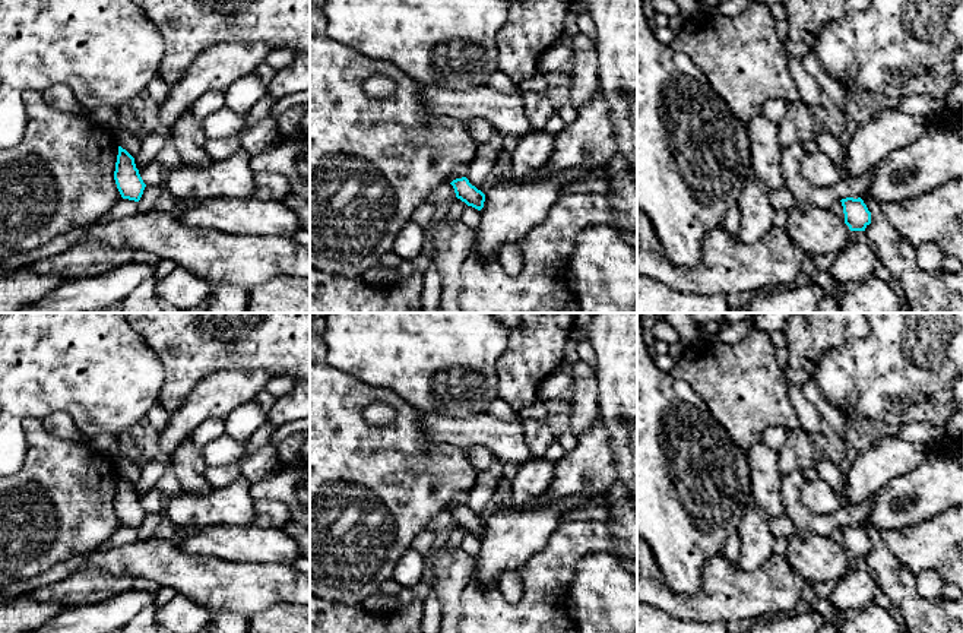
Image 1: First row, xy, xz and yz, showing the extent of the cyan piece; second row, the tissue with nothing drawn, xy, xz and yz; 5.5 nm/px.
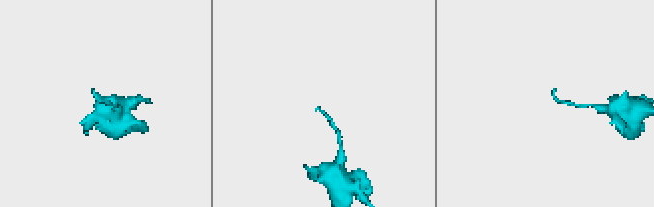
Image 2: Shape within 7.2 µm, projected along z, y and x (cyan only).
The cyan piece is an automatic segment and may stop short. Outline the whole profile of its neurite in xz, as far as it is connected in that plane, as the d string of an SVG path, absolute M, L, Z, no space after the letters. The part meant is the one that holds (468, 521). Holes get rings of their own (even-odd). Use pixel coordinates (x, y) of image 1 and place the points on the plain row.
M466 504L456 506L450 510L454 516L456 525L478 538L484 535L485 522L469 510Z

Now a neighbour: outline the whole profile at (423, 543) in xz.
M425 529L416 535L416 538L412 541L411 548L414 548L415 551L418 551L425 557L430 557L434 537L435 537L435 532Z

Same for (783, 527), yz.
M785 515L772 518L770 528L776 538L788 539L798 529L798 525L788 515Z

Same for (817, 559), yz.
M798 526L788 538L785 557L789 566L811 585L839 580L850 567L850 557L843 548L831 538L805 526Z

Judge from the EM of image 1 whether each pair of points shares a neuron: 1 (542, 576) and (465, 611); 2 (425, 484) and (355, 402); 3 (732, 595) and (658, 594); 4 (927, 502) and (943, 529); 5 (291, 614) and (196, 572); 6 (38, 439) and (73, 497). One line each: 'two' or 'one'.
1: one
2: one
3: one
4: two
5: two
6: one

